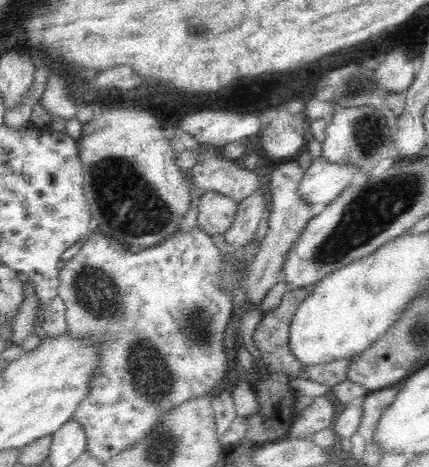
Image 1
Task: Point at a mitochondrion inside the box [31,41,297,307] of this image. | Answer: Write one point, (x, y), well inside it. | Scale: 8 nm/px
(126, 201)

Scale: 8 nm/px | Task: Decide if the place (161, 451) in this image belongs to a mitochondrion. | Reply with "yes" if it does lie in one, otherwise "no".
yes

